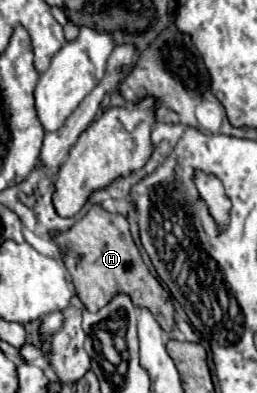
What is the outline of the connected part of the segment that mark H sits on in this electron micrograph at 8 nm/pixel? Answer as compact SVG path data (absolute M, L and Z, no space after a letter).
M94 205L86 217L74 223L74 227L56 237L58 245L66 253L66 269L72 277L76 293L88 311L100 311L116 293L128 293L132 303L146 307L154 313L164 331L174 329L174 305L170 293L158 283L142 261L138 247L132 241L128 221L122 215L112 215L100 205Z

